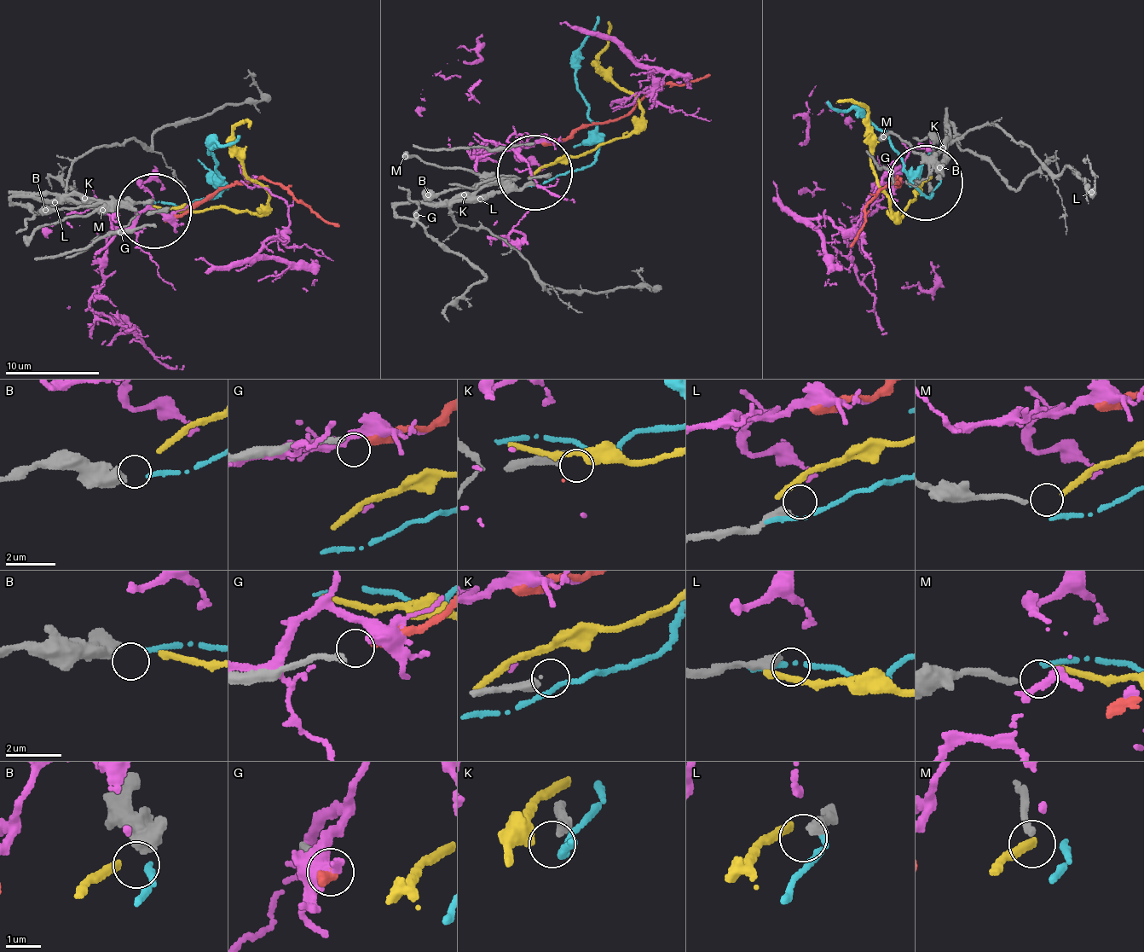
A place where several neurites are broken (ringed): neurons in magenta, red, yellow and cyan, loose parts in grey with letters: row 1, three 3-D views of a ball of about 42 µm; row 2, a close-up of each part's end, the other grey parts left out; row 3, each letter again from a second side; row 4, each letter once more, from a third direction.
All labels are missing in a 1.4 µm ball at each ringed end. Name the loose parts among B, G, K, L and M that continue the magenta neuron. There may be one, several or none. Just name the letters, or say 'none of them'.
none of them

